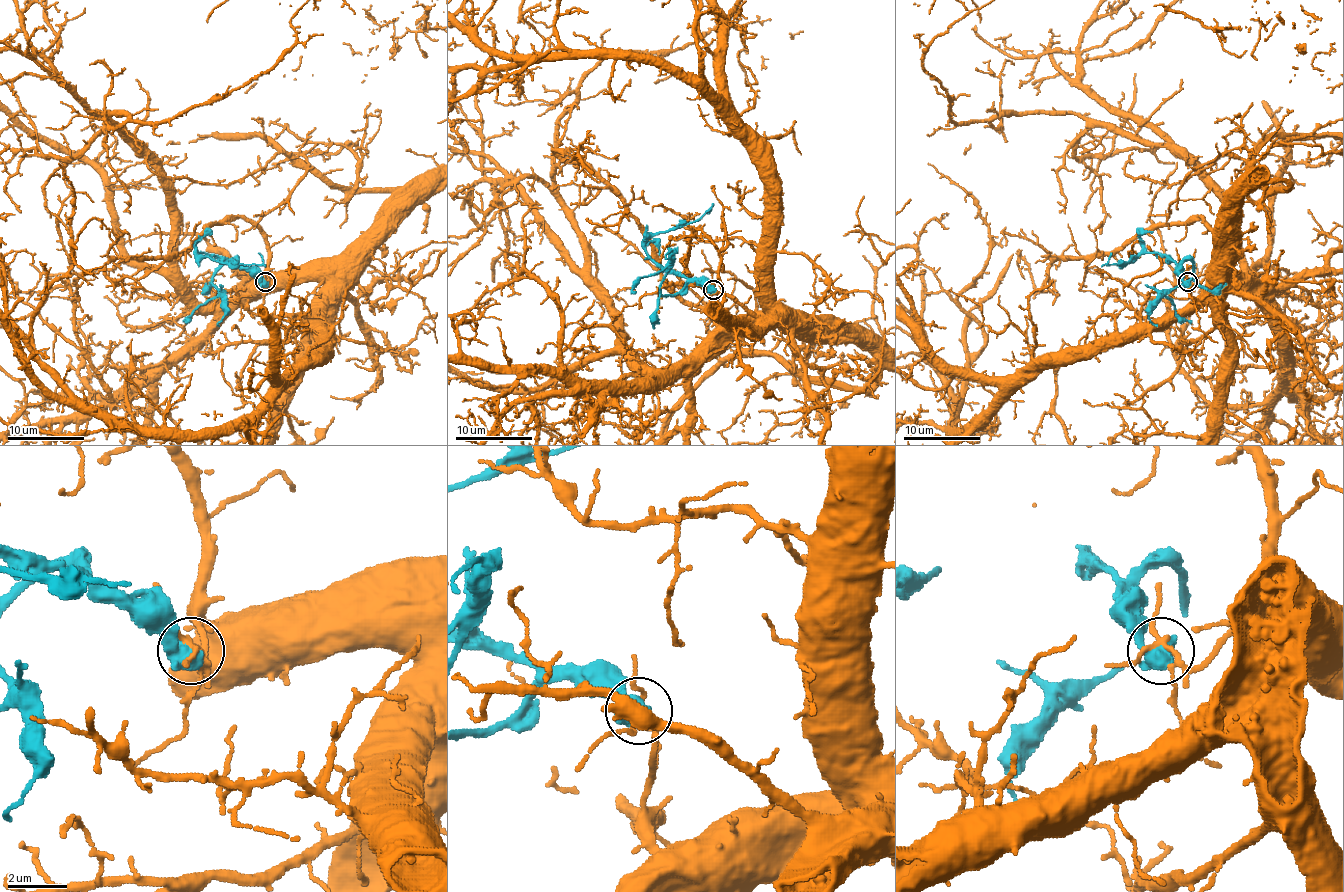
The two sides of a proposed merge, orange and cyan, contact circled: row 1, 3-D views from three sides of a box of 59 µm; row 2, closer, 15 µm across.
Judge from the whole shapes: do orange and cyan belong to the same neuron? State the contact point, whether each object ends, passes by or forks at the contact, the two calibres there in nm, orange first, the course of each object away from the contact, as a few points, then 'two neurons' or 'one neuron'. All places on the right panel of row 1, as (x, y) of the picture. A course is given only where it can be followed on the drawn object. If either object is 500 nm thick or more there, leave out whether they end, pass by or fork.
at (1187, 282); 160 nm thick on the orange side, 750 nm on the other; orange runs (1187, 280), (1198, 286), (1212, 274), (1222, 276), (1216, 282), (1222, 278), (1220, 280), (1218, 276), (1220, 271); cyan runs (1187, 282), (1173, 261), (1158, 253), (1141, 253), (1119, 265), (1110, 265), (1108, 257), (1112, 253); two neurons

